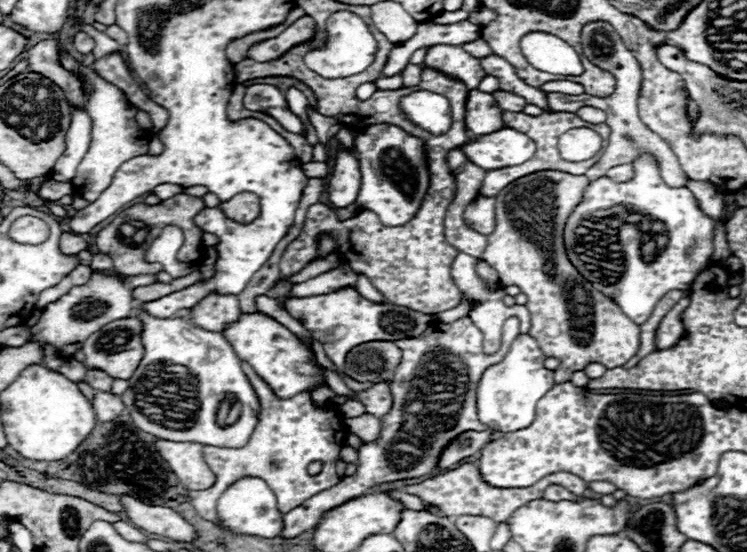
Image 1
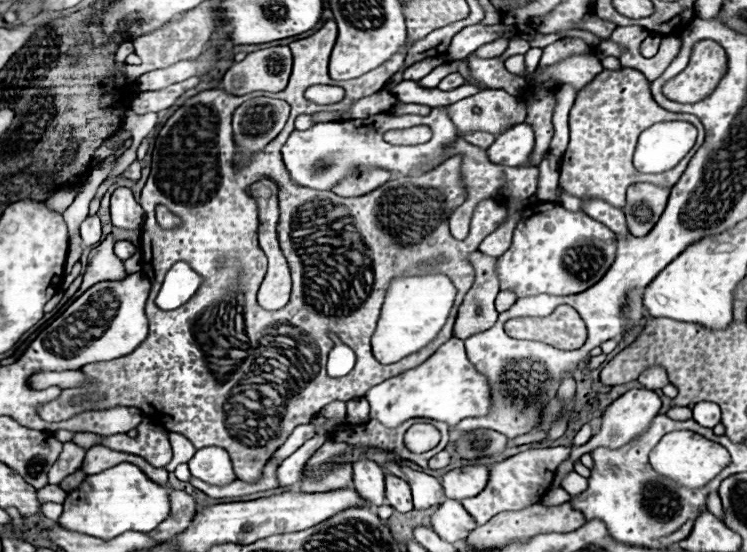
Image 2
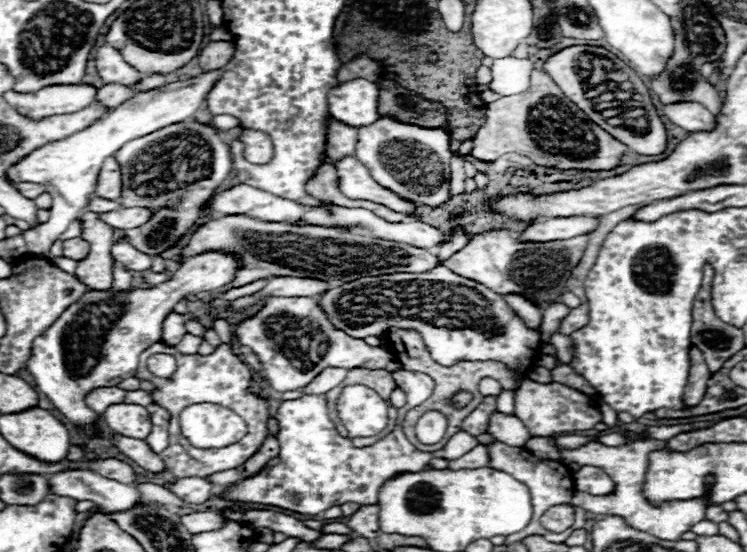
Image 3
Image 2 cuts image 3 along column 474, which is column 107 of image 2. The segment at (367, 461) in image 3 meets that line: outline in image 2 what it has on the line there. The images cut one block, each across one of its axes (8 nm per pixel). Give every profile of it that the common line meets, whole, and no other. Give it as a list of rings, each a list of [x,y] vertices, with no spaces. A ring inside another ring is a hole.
[[[148,418],[138,426],[138,436],[130,438],[126,434],[114,434],[106,436],[102,446],[114,448],[116,452],[126,452],[126,454],[136,454],[148,460],[154,466],[166,466],[172,460],[172,448],[168,442],[168,434],[160,430],[156,424],[152,424]]]

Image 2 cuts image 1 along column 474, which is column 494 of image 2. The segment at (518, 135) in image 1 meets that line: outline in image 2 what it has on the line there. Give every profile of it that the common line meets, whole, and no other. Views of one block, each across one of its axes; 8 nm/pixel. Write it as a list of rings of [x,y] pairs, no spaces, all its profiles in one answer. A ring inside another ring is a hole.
[[[516,124],[506,132],[498,134],[494,144],[486,150],[488,160],[500,166],[526,164],[534,150],[534,132],[528,124]]]

